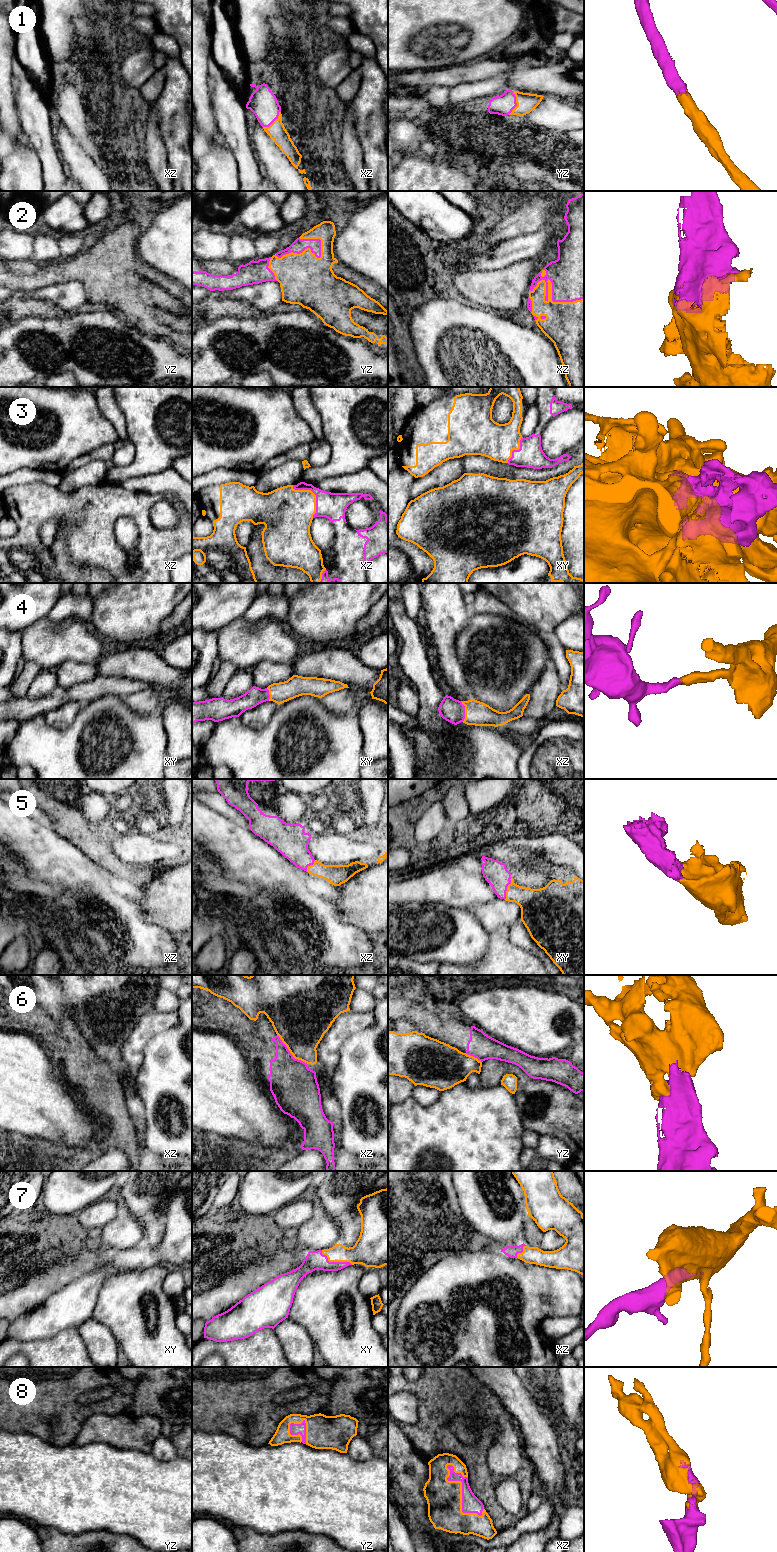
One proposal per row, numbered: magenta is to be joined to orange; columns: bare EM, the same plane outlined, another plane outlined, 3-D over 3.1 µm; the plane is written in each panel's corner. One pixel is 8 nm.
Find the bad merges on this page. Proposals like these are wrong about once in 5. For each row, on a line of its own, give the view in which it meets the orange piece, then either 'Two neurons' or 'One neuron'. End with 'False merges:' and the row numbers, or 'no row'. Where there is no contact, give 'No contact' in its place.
1: Touches orange in yz. One neuron
2: Touches orange in xz. One neuron
3: Touches orange in xz. One neuron
4: Touches orange in xz. One neuron
5: Touches orange in xy. One neuron
6: Touches orange in xz. Two neurons
7: Touches orange in xy. One neuron
8: Touches orange in xz. One neuron
False merges: 6

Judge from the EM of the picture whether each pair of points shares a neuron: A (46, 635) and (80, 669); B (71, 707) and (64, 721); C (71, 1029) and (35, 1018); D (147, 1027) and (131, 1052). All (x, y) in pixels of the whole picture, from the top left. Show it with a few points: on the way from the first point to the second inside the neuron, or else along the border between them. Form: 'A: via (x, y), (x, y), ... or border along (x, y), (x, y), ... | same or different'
A: border along (94, 663), (65, 660), (58, 666) | different
B: via (69, 710), (64, 715), (64, 718) | same
C: via (62, 1029), (55, 1029), (44, 1024) | same
D: via (142, 1033), (134, 1046) | same

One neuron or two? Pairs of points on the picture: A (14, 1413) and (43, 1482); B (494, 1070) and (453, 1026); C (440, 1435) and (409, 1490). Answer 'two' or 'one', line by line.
A: two
B: two
C: two

